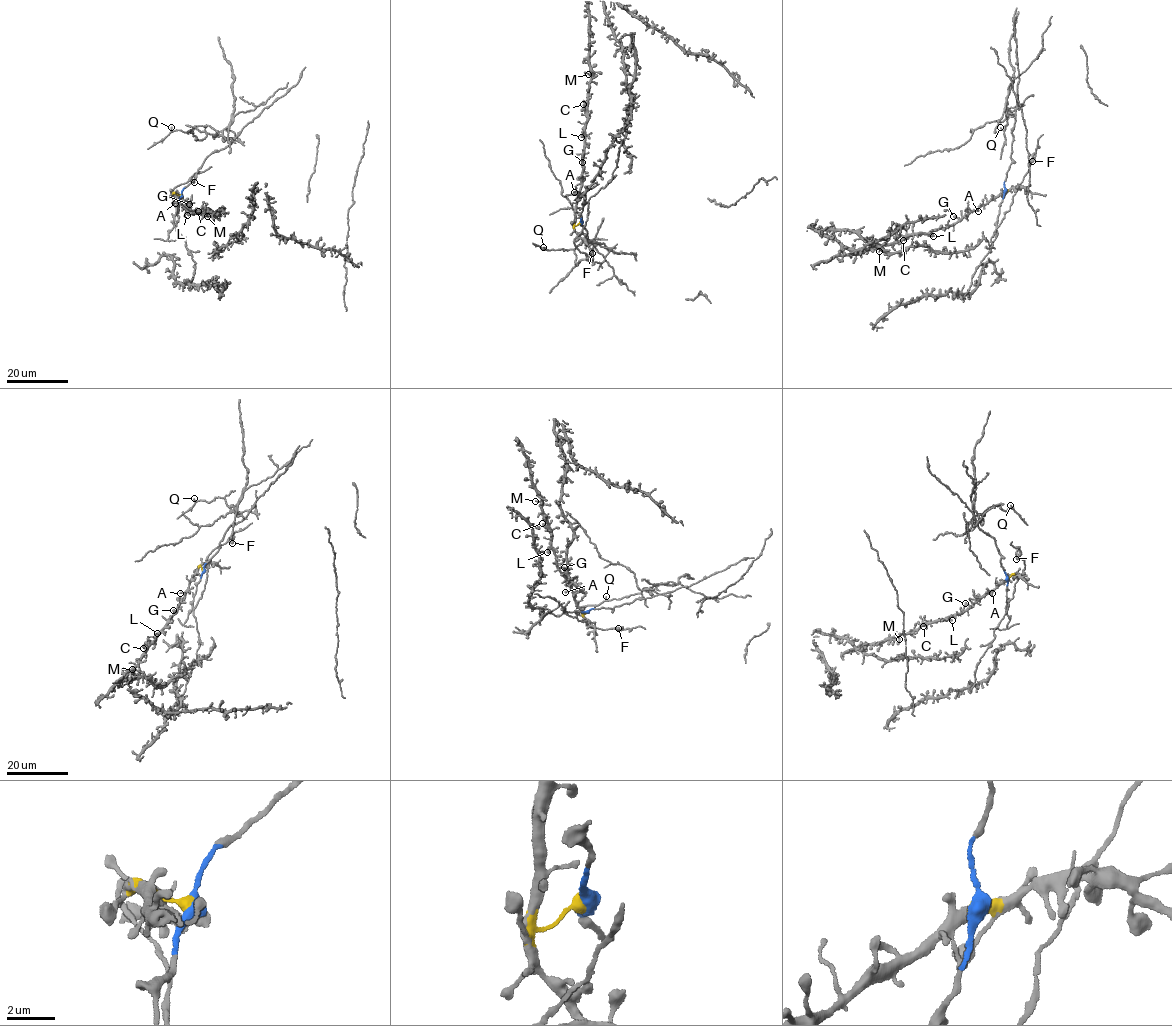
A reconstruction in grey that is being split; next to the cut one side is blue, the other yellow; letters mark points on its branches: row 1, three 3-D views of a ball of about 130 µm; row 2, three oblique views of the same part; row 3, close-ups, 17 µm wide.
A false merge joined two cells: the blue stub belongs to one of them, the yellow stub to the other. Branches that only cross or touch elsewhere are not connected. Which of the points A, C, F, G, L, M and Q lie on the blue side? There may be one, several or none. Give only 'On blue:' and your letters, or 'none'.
On blue: F, Q

